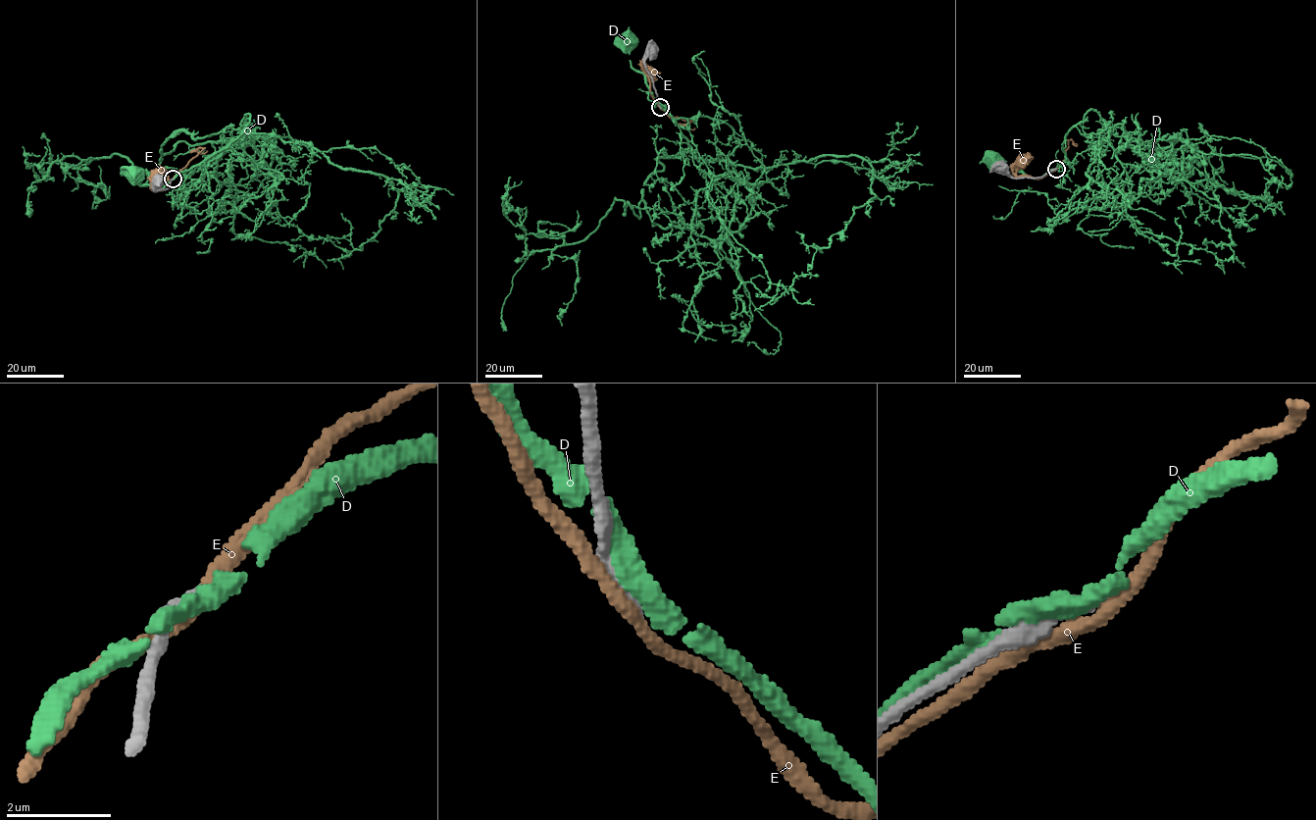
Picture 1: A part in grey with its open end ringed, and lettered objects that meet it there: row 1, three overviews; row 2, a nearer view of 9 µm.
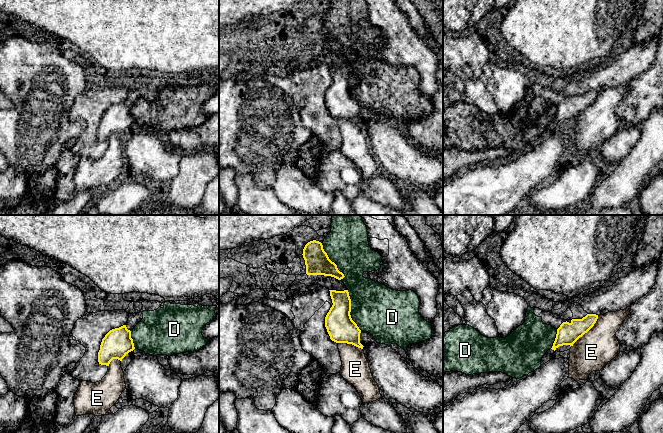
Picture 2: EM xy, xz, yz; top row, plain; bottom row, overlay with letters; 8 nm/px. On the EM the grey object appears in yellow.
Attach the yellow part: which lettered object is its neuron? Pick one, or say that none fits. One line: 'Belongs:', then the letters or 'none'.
Belongs: none

